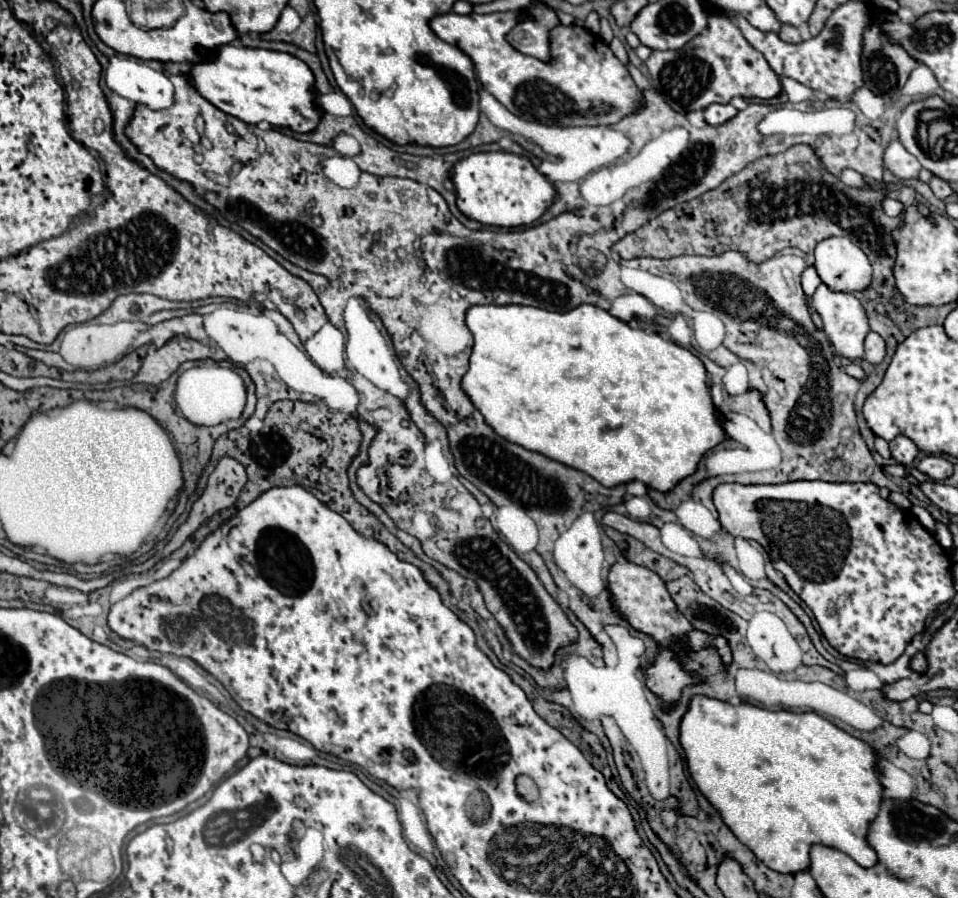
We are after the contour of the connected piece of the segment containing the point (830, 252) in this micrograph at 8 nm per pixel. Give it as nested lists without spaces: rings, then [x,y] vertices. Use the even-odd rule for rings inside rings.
[[[827,237],[817,243],[813,267],[819,279],[839,293],[865,291],[871,283],[871,263],[867,255],[847,237]]]

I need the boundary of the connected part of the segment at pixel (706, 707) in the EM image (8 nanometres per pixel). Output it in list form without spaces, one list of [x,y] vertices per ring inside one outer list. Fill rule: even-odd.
[[[697,695],[697,697],[691,699],[689,711],[685,713],[685,717],[681,721],[681,745],[683,745],[685,755],[687,755],[687,765],[689,765],[691,777],[695,779],[701,793],[721,813],[725,825],[735,833],[735,837],[743,845],[747,845],[759,857],[759,861],[763,861],[769,869],[785,873],[785,875],[807,871],[809,865],[811,865],[809,851],[817,843],[847,853],[861,867],[877,865],[877,861],[879,861],[877,853],[875,853],[875,849],[871,849],[871,845],[867,845],[867,829],[869,829],[871,821],[875,821],[875,817],[879,815],[879,805],[881,805],[881,799],[883,799],[883,787],[881,787],[881,775],[879,775],[879,755],[869,743],[865,743],[861,739],[855,739],[853,735],[835,727],[831,721],[817,715],[815,711],[807,711],[807,713],[793,713],[793,711],[783,711],[783,709],[781,711],[767,711],[767,709],[761,709],[761,707],[753,707],[749,703],[741,703],[739,707],[735,707],[731,703],[723,703],[723,701],[717,701],[717,699]]]

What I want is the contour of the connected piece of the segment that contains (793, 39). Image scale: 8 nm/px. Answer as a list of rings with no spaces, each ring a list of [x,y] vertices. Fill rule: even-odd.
[[[783,25],[781,31],[779,31],[779,37],[781,37],[785,43],[801,43],[799,29],[793,27],[793,25]]]

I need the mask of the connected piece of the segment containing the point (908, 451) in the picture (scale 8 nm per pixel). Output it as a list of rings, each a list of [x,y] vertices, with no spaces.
[[[905,435],[895,437],[895,439],[889,443],[889,447],[891,447],[893,459],[895,459],[897,463],[901,463],[901,465],[911,465],[913,459],[917,457],[917,453],[919,453],[917,445],[915,445],[909,437],[905,437]]]

